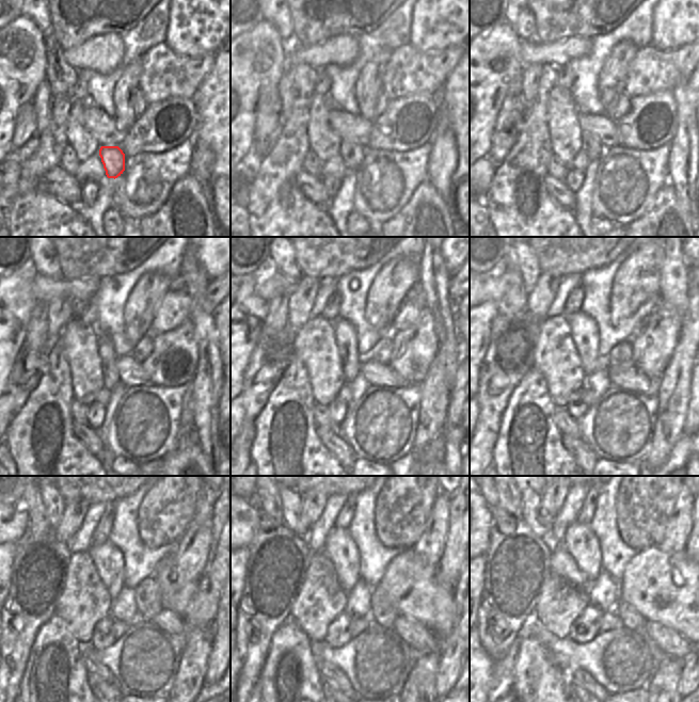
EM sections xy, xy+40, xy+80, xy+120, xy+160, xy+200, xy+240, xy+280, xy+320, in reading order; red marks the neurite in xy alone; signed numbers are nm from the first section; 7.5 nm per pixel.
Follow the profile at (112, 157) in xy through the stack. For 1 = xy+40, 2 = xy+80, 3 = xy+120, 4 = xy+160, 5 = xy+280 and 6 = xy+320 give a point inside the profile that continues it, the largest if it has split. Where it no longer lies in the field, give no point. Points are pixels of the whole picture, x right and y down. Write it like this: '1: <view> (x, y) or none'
1: xy+40 (352, 155)
2: xy+80 (591, 146)
3: xy+120 (107, 352)
4: xy+160 (346, 337)
5: xy+280 (340, 548)
6: xy+320 (580, 540)

